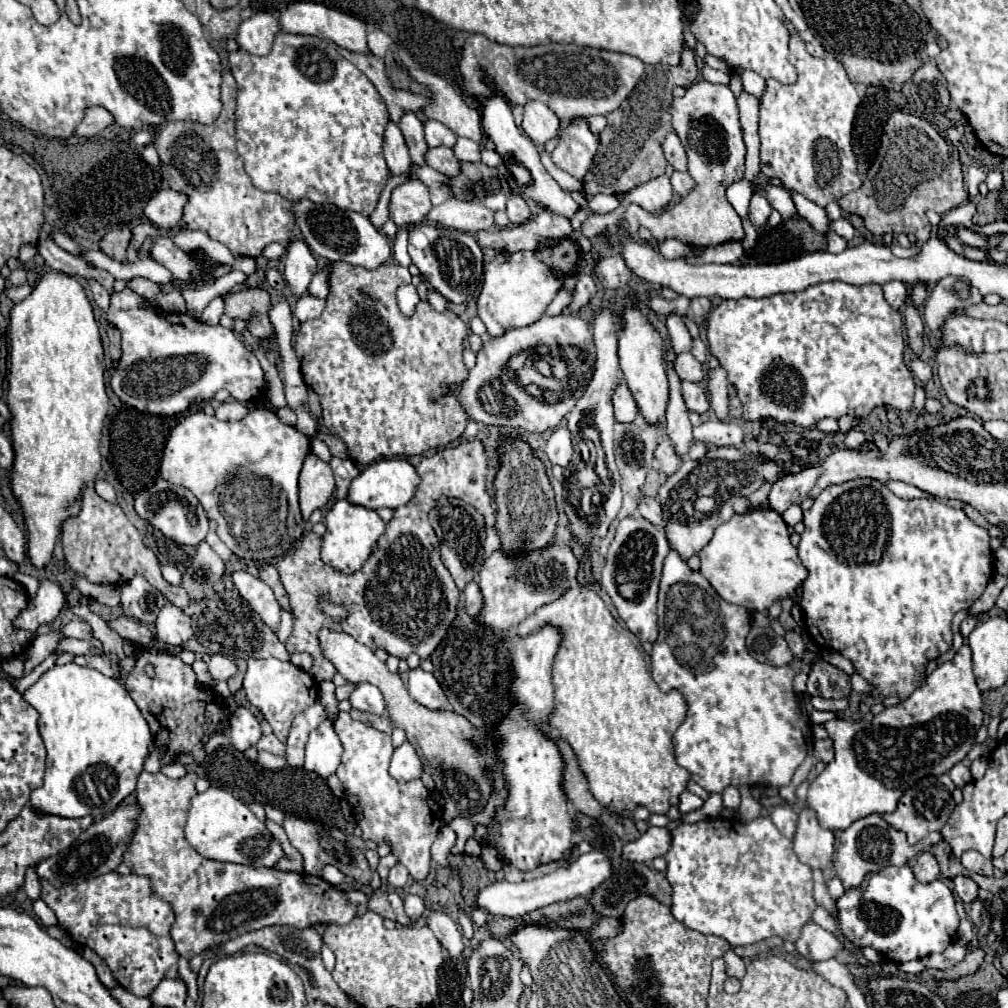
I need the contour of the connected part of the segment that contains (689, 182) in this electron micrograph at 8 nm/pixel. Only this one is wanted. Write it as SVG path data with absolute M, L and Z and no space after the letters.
M673 172L671 176L671 184L673 184L673 190L677 196L687 196L693 188L695 188L695 182L693 178L687 174L687 172Z

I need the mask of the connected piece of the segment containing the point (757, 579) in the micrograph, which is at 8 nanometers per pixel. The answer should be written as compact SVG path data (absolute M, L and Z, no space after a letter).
M751 508L745 514L733 514L729 522L721 524L715 530L709 544L699 552L699 560L701 560L699 572L711 582L711 586L725 602L739 604L745 606L747 610L757 610L757 612L767 610L775 600L793 596L795 588L803 584L803 580L807 578L807 568L799 562L797 548L791 546L789 542L785 520L781 518L781 514L777 514L771 508Z

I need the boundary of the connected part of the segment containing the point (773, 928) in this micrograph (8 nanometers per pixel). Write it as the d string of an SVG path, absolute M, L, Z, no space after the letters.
M759 816L757 820L753 822L741 822L737 818L705 818L705 820L699 820L697 824L685 824L681 822L677 828L671 830L671 848L669 852L665 854L665 860L667 860L667 880L671 882L671 888L673 888L673 904L671 904L671 910L673 910L673 916L683 922L687 928L693 928L693 930L699 930L703 934L715 934L715 936L721 936L725 938L731 946L747 946L747 944L755 944L759 940L765 940L769 936L781 936L783 940L791 940L795 942L801 934L801 928L811 920L811 914L813 910L817 908L815 900L813 900L813 880L811 880L811 868L809 866L803 866L803 862L799 862L799 858L795 858L795 852L793 852L793 842L789 838L785 838L777 828L775 824L771 822L769 816Z

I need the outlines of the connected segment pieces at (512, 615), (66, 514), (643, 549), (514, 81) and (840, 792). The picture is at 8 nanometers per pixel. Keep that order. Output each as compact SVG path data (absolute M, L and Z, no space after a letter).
M553 544L547 550L535 550L517 558L509 558L503 552L493 552L479 570L479 588L483 596L483 610L477 622L495 630L505 632L515 628L521 620L531 616L539 606L553 602L571 588L579 570L579 562L569 546Z
M43 272L41 278L35 284L35 290L31 296L27 296L23 302L15 304L11 310L11 370L9 370L9 390L7 390L7 406L11 410L11 442L13 442L13 452L15 452L15 460L11 466L11 490L15 494L15 498L21 504L23 516L25 516L25 528L27 528L27 556L31 560L31 564L39 570L47 568L47 564L53 558L53 548L55 542L61 534L61 528L65 524L67 518L73 518L79 514L79 500L81 500L81 492L85 488L85 484L93 482L101 470L101 454L99 454L99 438L101 438L101 428L103 428L103 420L107 416L107 408L109 408L109 398L105 392L105 378L103 378L103 344L101 344L101 336L99 336L99 328L93 316L93 308L85 296L83 286L61 272Z
M629 516L621 520L617 534L607 552L607 564L603 568L601 584L609 592L625 626L641 640L655 642L657 638L657 592L661 580L661 568L665 556L671 552L663 530L645 518Z
M471 34L465 40L459 72L463 88L479 98L501 94L511 104L541 100L561 120L589 118L609 114L637 86L645 64L629 54L581 48L575 44L545 44L545 46L505 46L487 40L481 34Z
M961 646L951 662L939 664L923 684L903 702L885 708L871 722L851 722L843 718L835 718L825 722L825 730L829 738L835 742L835 760L827 764L827 768L809 784L805 806L817 814L821 828L825 830L845 830L855 820L869 814L887 814L893 812L903 790L911 788L925 776L931 774L947 774L953 764L963 762L967 752L973 746L973 740L983 722L983 698L981 690L973 676L971 666L971 650L969 646Z

